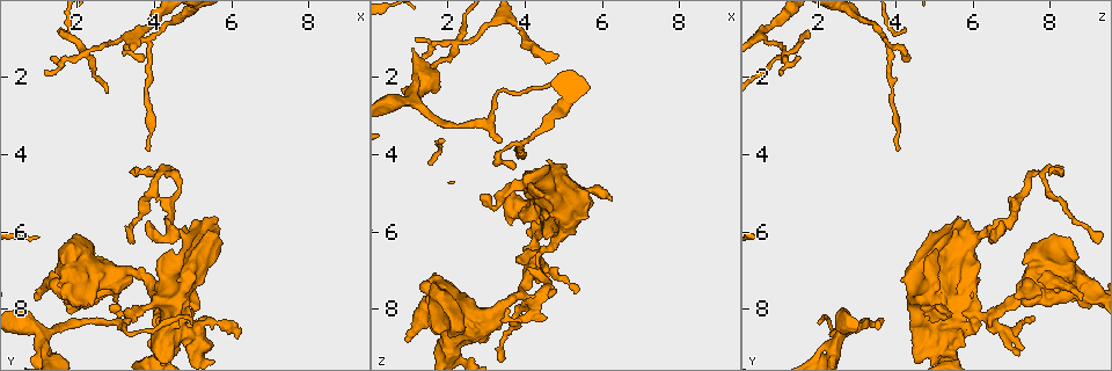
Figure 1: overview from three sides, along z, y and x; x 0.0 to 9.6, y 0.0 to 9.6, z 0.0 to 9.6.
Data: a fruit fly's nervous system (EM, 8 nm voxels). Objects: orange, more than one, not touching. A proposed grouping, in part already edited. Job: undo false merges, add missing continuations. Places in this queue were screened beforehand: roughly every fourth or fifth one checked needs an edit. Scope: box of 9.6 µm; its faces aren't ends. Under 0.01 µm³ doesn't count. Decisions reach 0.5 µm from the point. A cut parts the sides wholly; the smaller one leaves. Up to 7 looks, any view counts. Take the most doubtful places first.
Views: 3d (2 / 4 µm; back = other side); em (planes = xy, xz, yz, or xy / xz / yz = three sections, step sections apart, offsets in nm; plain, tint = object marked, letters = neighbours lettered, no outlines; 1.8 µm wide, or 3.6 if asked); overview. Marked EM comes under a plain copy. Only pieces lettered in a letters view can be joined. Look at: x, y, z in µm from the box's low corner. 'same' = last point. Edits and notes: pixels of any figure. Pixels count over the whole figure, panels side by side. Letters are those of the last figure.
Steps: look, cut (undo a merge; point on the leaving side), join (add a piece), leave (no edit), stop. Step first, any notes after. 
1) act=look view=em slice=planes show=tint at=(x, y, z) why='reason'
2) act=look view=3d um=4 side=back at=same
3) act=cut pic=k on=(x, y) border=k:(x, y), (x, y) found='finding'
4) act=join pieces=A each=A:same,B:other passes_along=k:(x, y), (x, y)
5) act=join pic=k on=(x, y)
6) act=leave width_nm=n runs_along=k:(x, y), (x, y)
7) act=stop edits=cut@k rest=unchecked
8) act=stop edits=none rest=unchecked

act=look view=3d um=2 side=back at=(4.30, 8.25, 6.15) why='looks like a crossing'

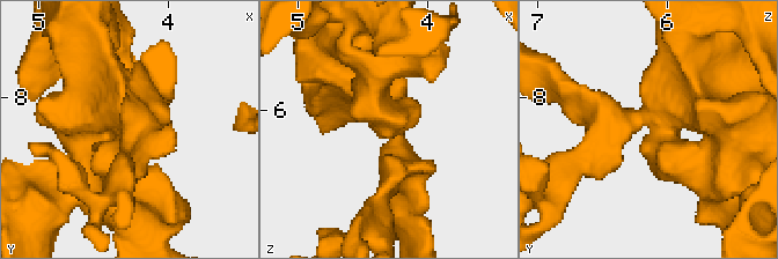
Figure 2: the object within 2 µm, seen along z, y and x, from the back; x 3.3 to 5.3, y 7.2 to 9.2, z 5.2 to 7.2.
act=look view=em slice=planes show=letters at=(4.26, 8.18, 6.16)

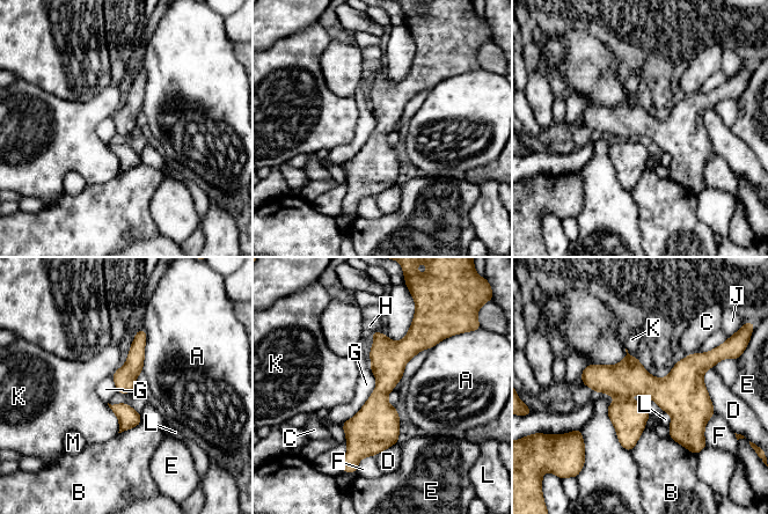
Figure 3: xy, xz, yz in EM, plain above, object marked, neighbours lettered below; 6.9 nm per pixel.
act=leave width_nm=150 each=A:other,B:other,C:other,D:other,E:other,F:other,G:other,H:other,J:other,K:other,L:other,M:other found='continuous, no second cell'

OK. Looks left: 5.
act=look view=3d um=4 at=(3.90, 3.90, 4.10) why='long arm stops here'

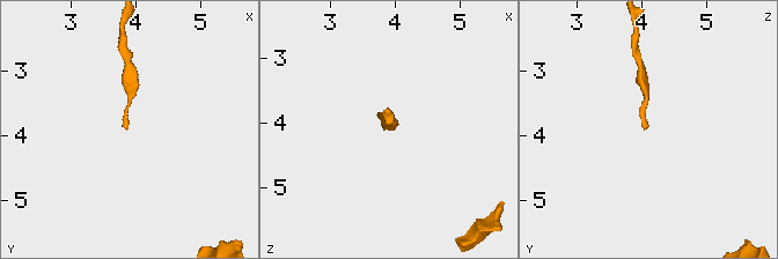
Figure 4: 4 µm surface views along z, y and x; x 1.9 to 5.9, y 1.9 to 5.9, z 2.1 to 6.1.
act=look view=em slice=planes show=letters at=(3.90, 3.90, 4.05)

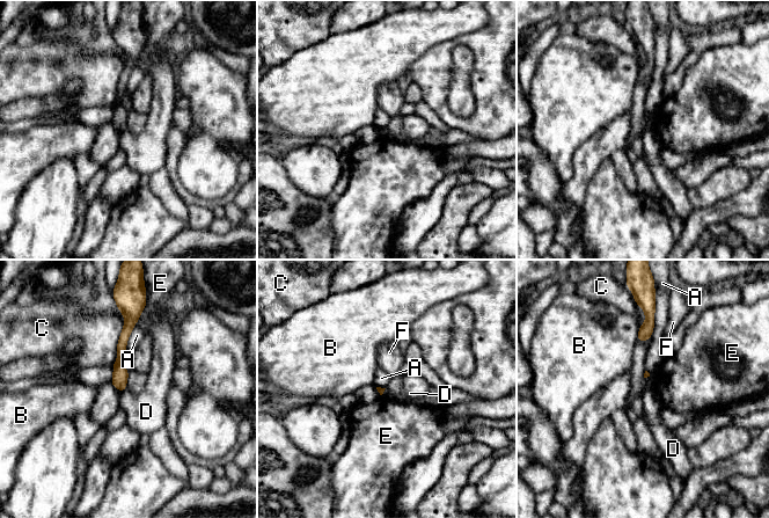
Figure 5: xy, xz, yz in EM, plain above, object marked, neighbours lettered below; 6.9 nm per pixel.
act=leave each=A:other,B:other,C:other,D:other,E:other,F:other border=5:(125, 388), (121, 393) found='none of them fits'

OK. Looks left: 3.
act=look view=3d um=2 at=(2.30, 1.35, 1.15)

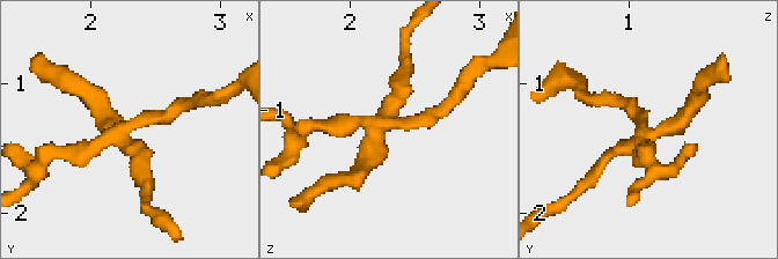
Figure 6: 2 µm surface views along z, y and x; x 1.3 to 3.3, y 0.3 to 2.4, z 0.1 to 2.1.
act=look view=em slice=xz step=4 show=letters at=(2.26, 1.36, 1.12)

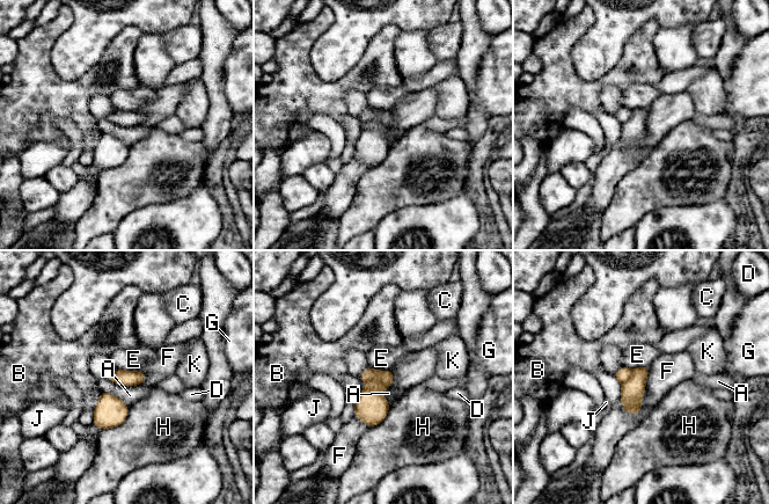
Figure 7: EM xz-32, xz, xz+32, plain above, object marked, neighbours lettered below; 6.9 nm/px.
act=cut pic=7 on=(371, 408) each=A:other,B:other,C:other,D:other,E:other,F:other,G:other,H:other,J:other,K:other border=7:(367, 380), (375, 379), (385, 387) found='a second cell is stuck on'

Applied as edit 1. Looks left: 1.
act=stop edits=cut@7 rest=unchecked

